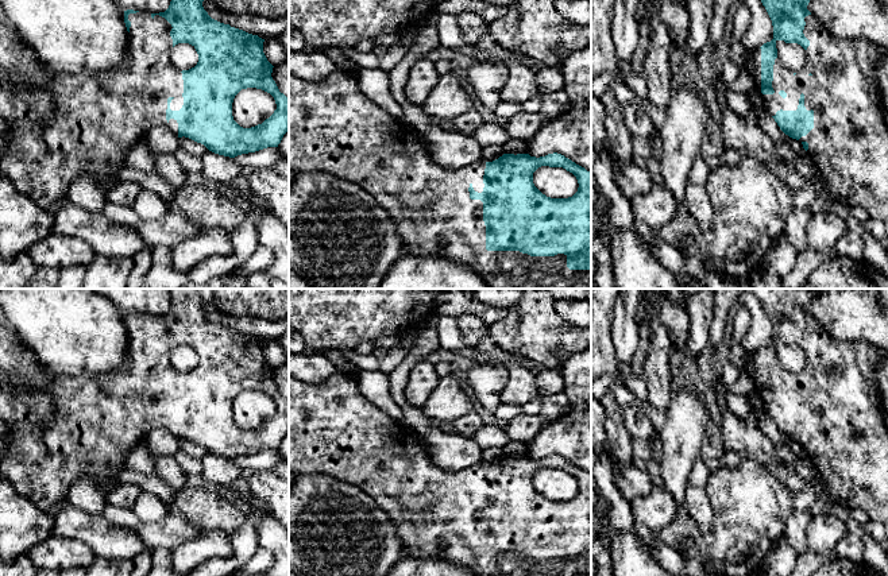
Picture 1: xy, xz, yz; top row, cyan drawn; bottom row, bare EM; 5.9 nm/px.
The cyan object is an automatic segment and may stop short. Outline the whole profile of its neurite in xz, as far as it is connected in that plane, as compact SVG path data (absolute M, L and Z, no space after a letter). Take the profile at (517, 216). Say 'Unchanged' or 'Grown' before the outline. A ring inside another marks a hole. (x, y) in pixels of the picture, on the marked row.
Grown. M339 67L328 78L318 82L302 81L289 73L289 167L301 173L323 171L359 185L387 210L399 229L399 237L406 250L417 256L444 258L468 266L490 289L591 289L591 171L561 154L553 152L540 158L529 154L503 154L493 162L479 161L455 170L445 169L433 161L429 144L412 125L393 117L377 105L360 92L355 74ZM541 166L563 167L572 173L579 183L578 192L568 198L551 198L543 194L533 183L533 173Z

